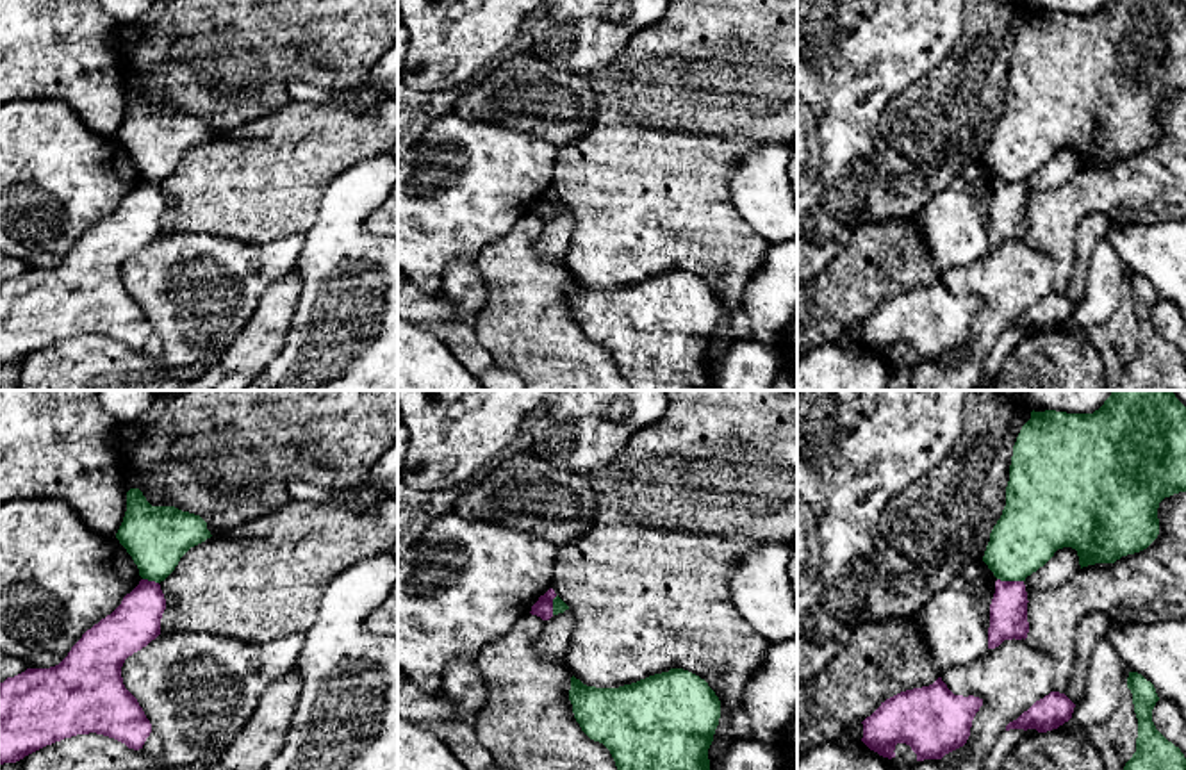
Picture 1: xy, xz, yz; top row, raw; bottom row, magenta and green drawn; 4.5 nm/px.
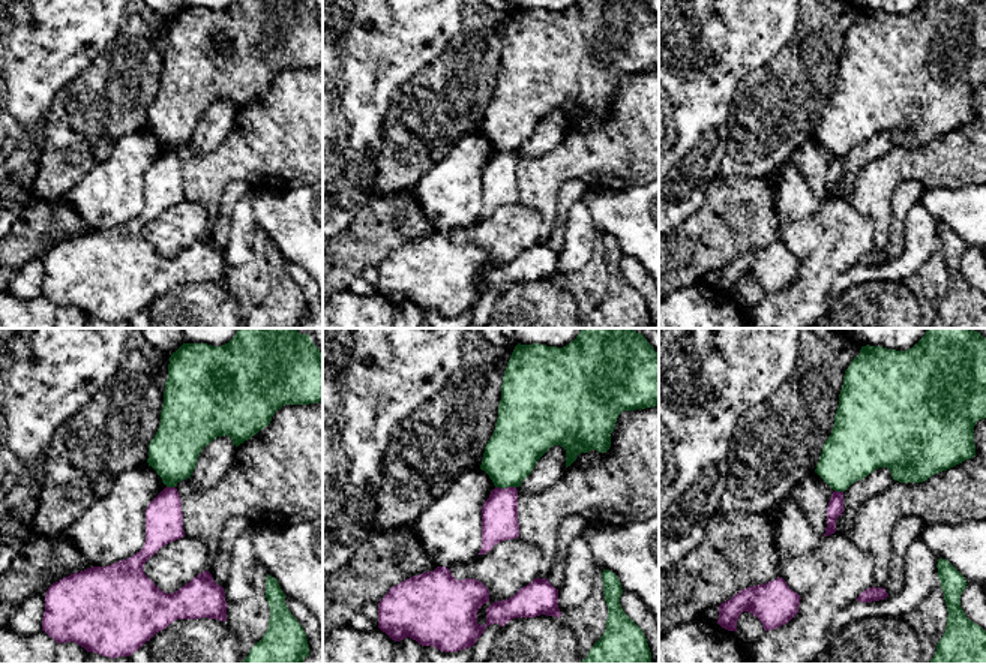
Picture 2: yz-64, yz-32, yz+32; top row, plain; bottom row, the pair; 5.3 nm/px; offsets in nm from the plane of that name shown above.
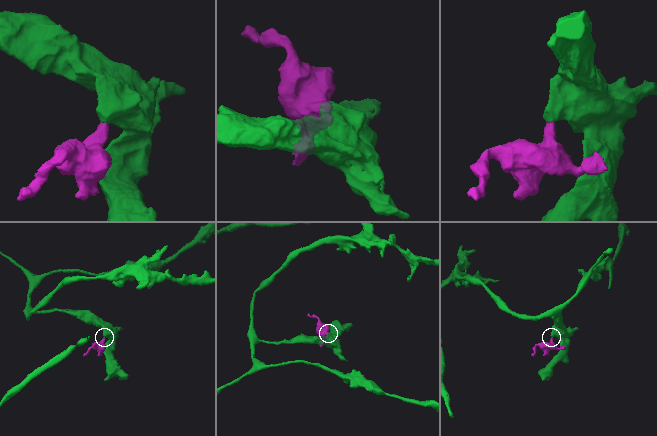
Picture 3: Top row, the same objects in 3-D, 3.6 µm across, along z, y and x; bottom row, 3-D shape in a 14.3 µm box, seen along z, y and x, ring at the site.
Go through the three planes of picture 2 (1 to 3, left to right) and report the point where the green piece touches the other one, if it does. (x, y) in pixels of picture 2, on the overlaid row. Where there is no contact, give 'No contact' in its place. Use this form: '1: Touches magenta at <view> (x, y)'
1: Touches magenta at yz-64 (171, 487)
2: Touches magenta at yz-32 (506, 487)
3: Touches magenta at yz+32 (839, 492)

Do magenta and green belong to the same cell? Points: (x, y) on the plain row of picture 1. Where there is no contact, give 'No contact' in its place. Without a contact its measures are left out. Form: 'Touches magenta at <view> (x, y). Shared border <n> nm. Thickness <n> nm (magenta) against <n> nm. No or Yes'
Touches magenta at yz (1010, 182). Shared border 120 nm. Thickness 180 nm (magenta) against 300 nm. No

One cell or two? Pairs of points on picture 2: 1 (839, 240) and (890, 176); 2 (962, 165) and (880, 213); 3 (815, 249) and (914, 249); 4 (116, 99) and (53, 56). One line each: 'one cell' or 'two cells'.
1: two cells
2: one cell
3: two cells
4: two cells

